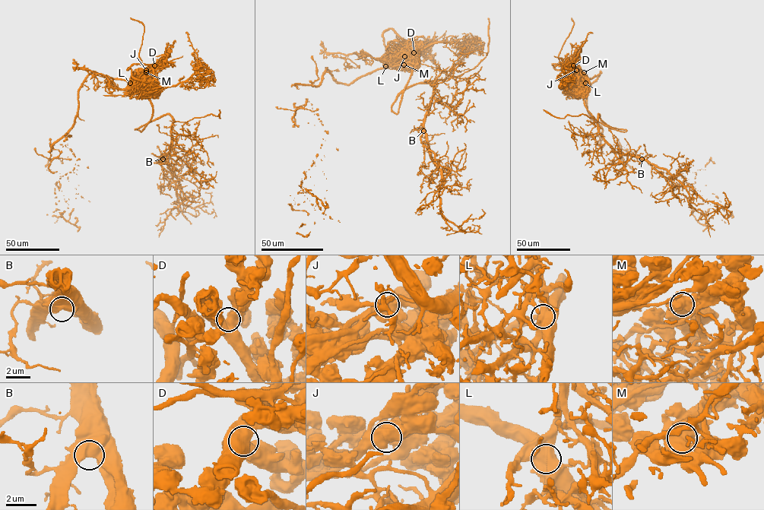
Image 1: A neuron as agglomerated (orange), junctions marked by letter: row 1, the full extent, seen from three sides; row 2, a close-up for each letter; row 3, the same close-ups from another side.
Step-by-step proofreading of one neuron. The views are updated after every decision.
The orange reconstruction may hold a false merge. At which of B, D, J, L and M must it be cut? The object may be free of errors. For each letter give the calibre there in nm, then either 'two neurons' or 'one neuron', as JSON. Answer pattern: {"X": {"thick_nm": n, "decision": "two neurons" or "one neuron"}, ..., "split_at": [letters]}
{"B": {"thick_nm": 900, "decision": "one neuron"}, "D": {"thick_nm": 1050, "decision": "one neuron"}, "J": {"thick_nm": 1050, "decision": "one neuron"}, "L": {"thick_nm": 1050, "decision": "two neurons"}, "M": {"thick_nm": 1050, "decision": "one neuron"}, "split_at": ["L"]}

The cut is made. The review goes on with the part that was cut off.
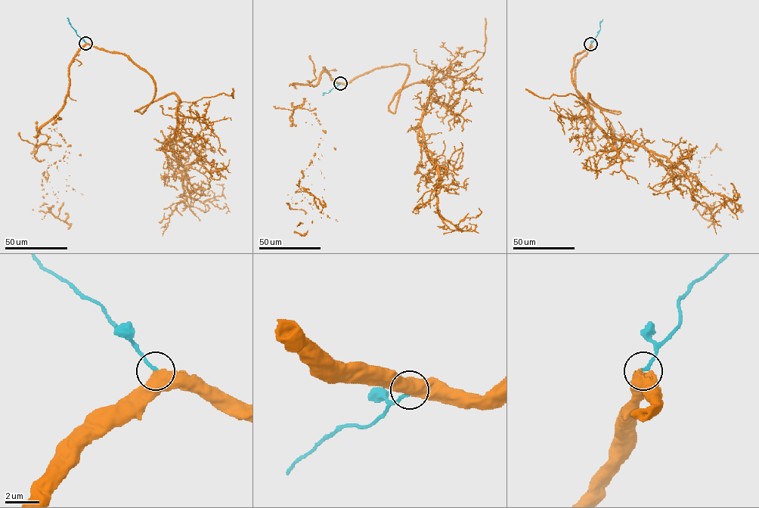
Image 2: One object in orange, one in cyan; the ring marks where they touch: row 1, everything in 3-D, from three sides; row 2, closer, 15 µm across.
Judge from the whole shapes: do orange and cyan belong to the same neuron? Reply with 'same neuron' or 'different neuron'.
different neuron

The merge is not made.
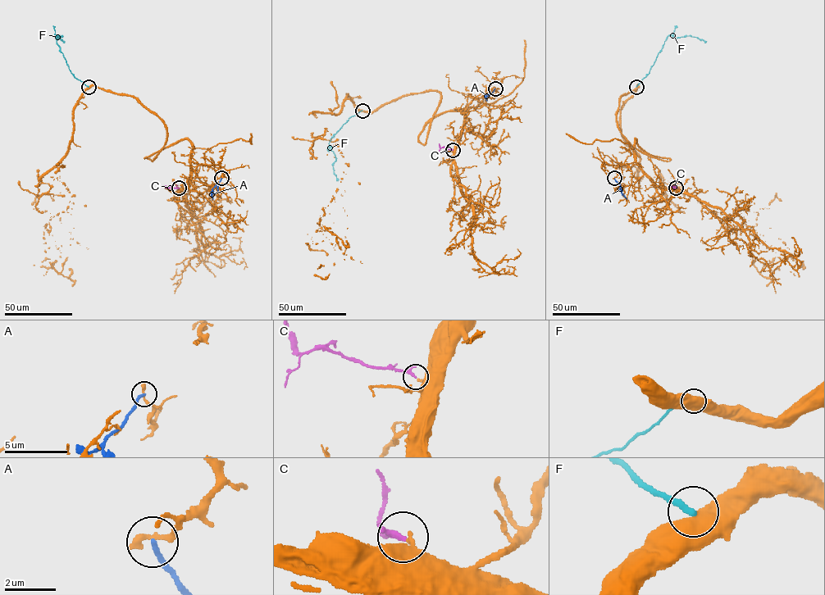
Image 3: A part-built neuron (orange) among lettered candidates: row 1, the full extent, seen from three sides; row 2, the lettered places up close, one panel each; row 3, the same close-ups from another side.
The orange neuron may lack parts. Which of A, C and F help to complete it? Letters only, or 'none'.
C

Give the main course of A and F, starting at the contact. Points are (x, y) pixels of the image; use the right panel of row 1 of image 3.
A: (614, 178), (626, 199)
F: (636, 87), (649, 72), (668, 36), (676, 38), (694, 37), (706, 42)

